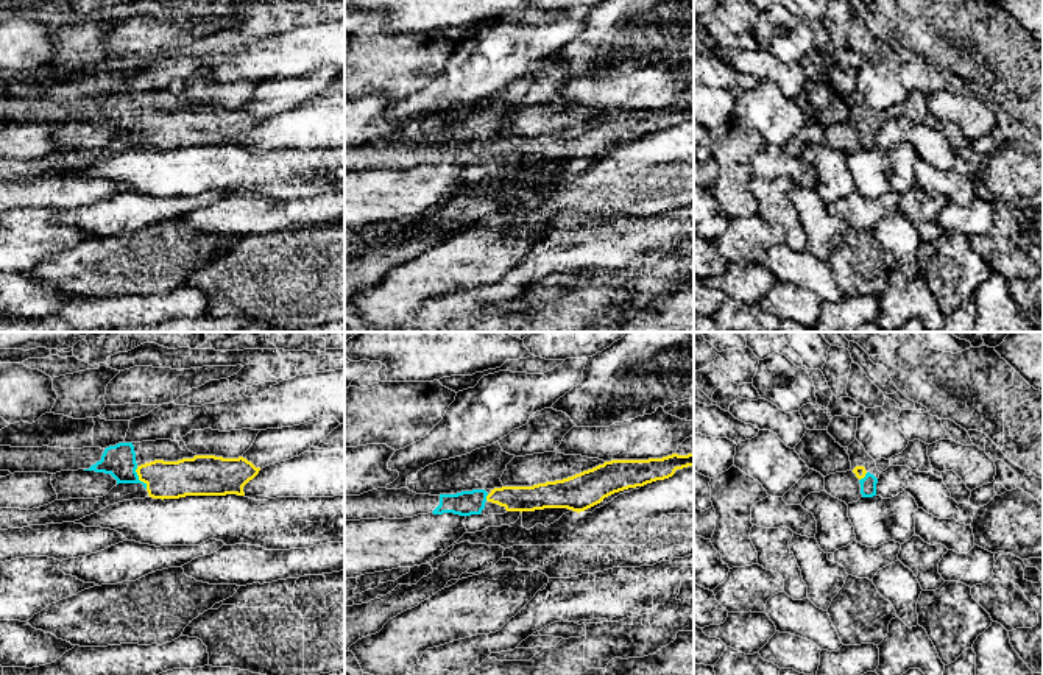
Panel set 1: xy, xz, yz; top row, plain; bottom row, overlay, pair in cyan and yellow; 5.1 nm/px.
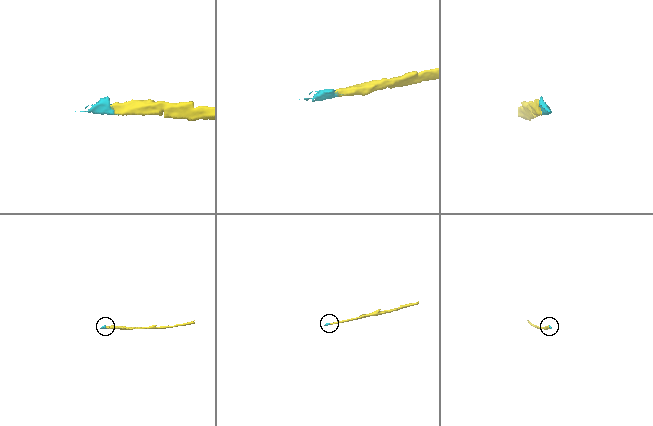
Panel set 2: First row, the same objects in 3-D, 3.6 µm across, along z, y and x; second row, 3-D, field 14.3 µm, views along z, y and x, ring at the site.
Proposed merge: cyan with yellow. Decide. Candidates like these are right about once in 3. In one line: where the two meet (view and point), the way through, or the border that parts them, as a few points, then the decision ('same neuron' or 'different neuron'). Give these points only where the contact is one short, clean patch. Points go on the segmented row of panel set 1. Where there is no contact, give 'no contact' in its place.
contact xy (137, 477); way xy (119, 460), (137, 477), (184, 477); same neuron

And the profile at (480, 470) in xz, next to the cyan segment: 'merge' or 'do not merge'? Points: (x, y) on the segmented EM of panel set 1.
do not merge

